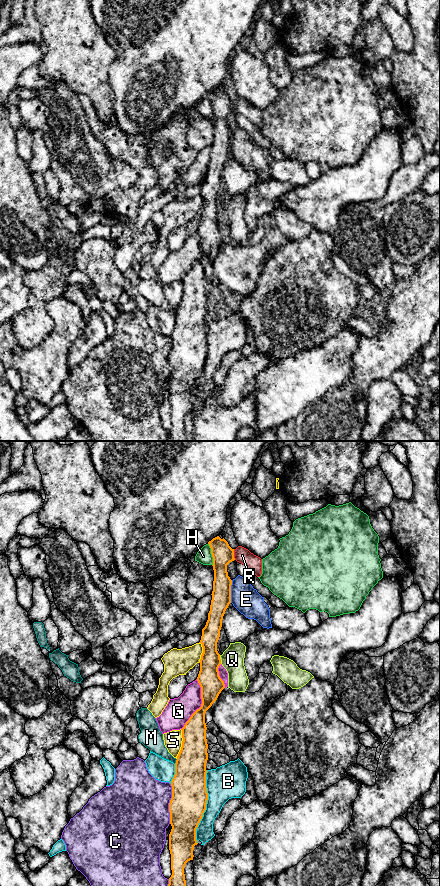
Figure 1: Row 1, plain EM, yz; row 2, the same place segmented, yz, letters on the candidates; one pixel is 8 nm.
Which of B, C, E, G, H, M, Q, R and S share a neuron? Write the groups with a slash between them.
B / C / E / G / H / M / Q / R / S

